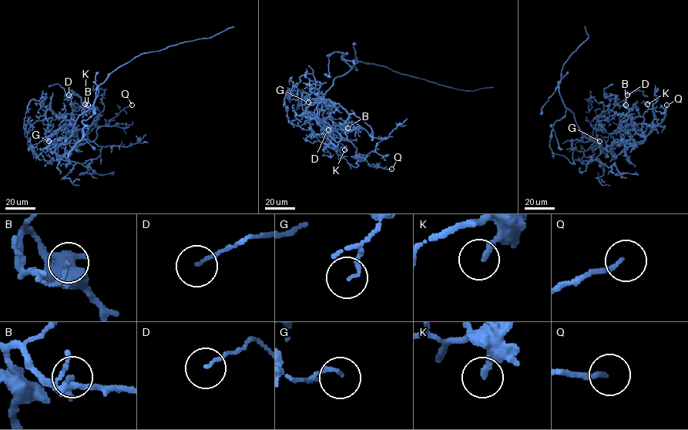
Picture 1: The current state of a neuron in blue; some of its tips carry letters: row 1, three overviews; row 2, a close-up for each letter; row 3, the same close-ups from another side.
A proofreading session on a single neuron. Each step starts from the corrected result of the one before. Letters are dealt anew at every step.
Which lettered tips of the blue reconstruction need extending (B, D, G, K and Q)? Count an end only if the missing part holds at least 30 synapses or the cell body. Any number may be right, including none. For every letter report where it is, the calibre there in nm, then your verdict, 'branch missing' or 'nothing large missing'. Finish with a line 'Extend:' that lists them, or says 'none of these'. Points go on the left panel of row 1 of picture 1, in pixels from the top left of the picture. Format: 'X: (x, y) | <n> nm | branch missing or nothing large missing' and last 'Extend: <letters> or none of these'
B: (88, 105) | 130 nm | nothing large missing
D: (68, 95) | 100 nm | nothing large missing
G: (48, 141) | 110 nm | nothing large missing
K: (85, 104) | 200 nm | nothing large missing
Q: (132, 105) | 160 nm | nothing large missing
Extend: none of these

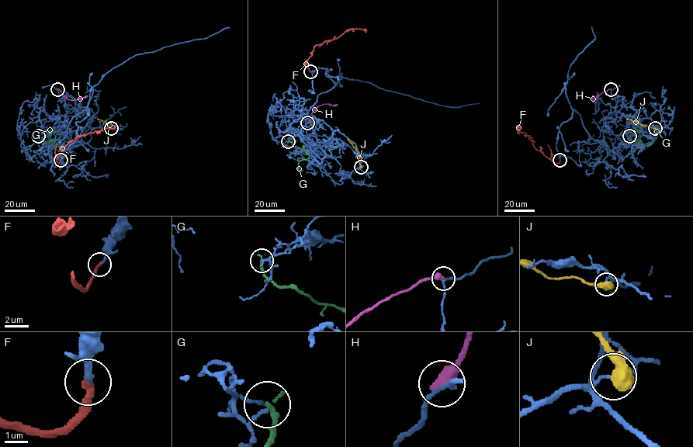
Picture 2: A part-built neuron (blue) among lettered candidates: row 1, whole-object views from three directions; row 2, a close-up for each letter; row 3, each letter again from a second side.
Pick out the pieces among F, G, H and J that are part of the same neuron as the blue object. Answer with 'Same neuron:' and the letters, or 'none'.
Same neuron: F

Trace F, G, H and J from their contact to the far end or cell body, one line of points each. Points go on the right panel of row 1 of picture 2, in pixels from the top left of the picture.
F: (559, 160), (559, 162), (553, 162), (537, 150), (526, 134), (517, 130), (518, 126)
G: (629, 136), (629, 138), (636, 143), (646, 146), (657, 136), (656, 125)
H: (611, 89), (593, 100), (593, 96)
J: (655, 128), (626, 118)

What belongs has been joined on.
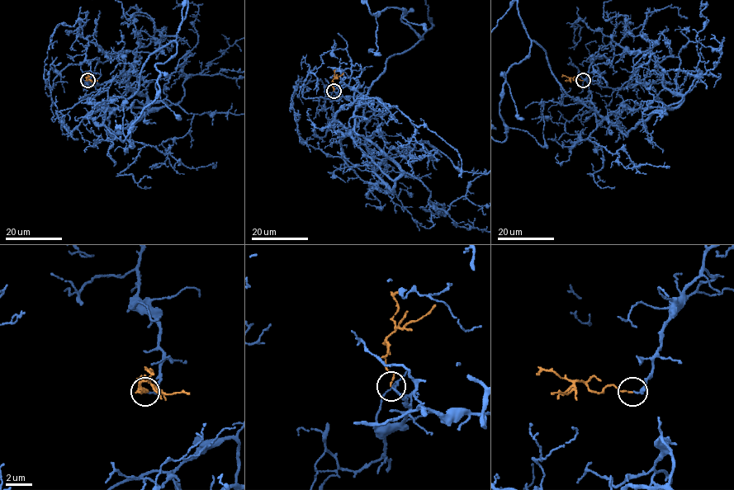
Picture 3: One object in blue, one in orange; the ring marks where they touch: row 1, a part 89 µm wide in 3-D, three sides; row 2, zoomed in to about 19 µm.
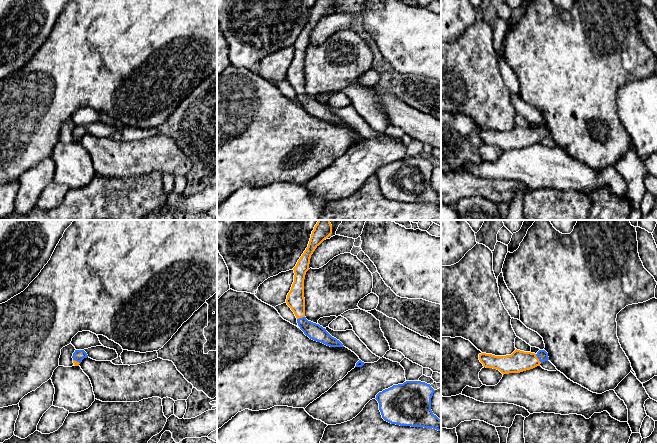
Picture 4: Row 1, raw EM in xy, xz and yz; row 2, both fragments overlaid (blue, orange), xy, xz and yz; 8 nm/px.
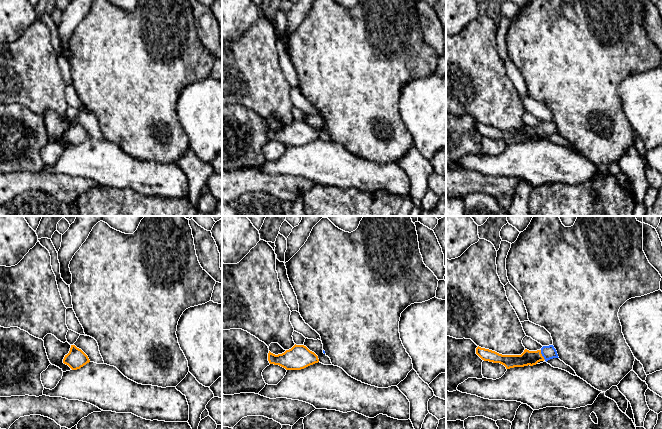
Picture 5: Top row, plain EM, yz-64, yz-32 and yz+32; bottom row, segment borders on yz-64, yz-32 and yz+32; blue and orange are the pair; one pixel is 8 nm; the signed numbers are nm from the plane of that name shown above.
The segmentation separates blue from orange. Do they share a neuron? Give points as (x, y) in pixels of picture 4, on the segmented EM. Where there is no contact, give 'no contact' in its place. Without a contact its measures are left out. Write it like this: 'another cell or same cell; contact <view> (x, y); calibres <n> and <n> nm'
same cell; contact yz (537, 357); calibres 90 and 170 nm

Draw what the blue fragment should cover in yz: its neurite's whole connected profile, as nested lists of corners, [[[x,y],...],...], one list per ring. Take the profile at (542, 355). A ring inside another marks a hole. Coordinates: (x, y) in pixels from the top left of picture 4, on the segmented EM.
[[[516,349],[511,355],[506,356],[481,353],[479,354],[479,360],[484,367],[497,369],[504,375],[533,369],[548,361],[549,357],[545,350],[539,350],[535,354]]]

